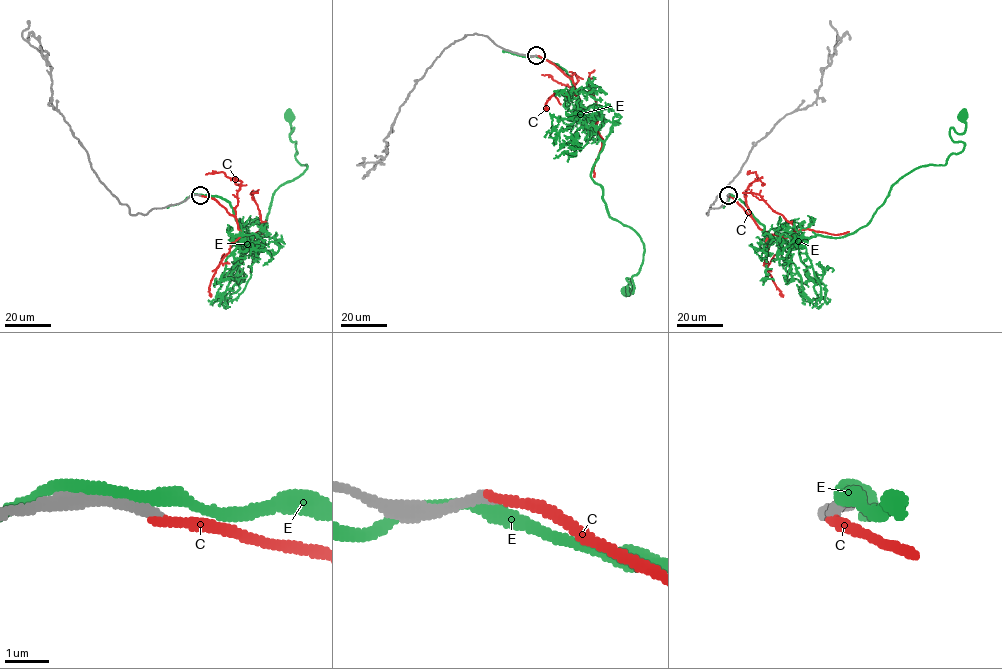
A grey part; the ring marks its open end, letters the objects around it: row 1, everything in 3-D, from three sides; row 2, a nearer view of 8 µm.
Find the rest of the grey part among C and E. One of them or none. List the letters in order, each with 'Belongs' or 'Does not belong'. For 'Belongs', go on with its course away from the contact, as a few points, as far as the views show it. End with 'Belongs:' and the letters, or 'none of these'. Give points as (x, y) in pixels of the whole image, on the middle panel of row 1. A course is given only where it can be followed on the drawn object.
C: Belongs. Its course: (536, 55), (549, 60), (572, 80), (584, 113), (596, 123), (596, 101), (587, 84), (589, 75), (595, 69)
E: Does not belong
Belongs: C

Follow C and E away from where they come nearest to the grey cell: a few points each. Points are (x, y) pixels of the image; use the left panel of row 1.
C: (200, 195), (217, 200), (236, 218), (239, 228), (248, 237), (260, 229), (260, 210), (251, 194), (258, 192)
E: (197, 194), (226, 200), (248, 244), (267, 235), (254, 235), (273, 193), (307, 166), (295, 157), (291, 116)

